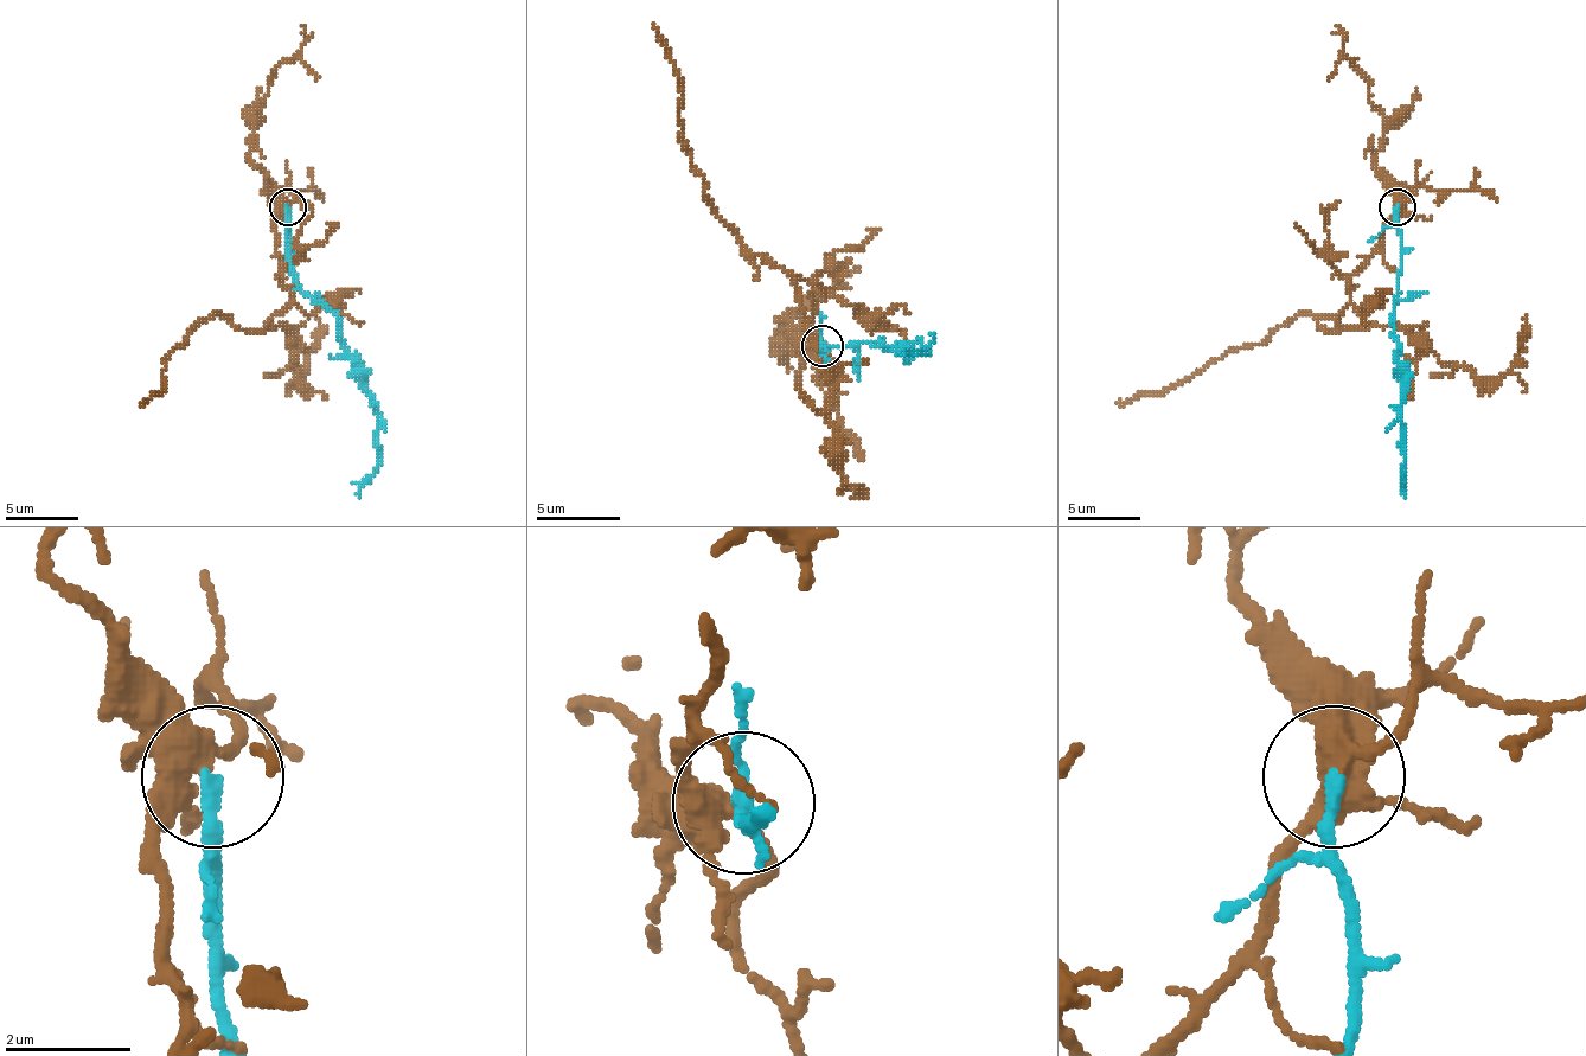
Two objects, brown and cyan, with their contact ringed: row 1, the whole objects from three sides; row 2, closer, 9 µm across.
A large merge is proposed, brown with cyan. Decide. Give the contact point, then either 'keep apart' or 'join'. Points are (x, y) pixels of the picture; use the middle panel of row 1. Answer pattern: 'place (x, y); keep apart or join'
place (822, 345); keep apart

